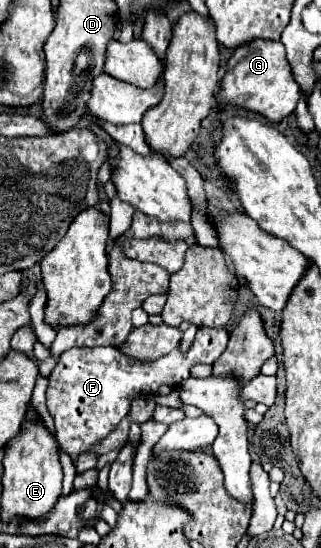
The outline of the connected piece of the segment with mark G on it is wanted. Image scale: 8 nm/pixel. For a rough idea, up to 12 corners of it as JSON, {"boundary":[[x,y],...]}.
{"boundary":[[281,41],[237,47],[217,91],[237,105],[281,121],[301,89]]}

